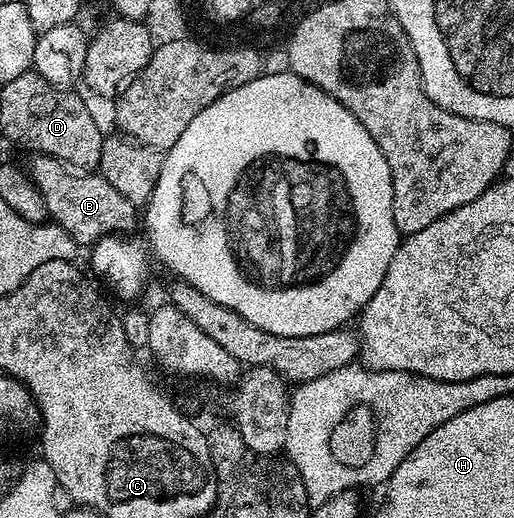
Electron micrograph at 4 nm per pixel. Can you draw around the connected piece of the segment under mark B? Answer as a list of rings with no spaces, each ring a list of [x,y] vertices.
[[[32,154],[30,160],[32,163],[27,163],[26,169],[38,192],[42,192],[42,198],[46,200],[48,218],[55,225],[61,226],[81,247],[91,247],[103,238],[127,235],[127,230],[135,228],[138,208],[133,202],[126,200],[126,196],[122,196],[118,188],[113,188],[99,172],[73,172],[67,162],[45,154]]]

